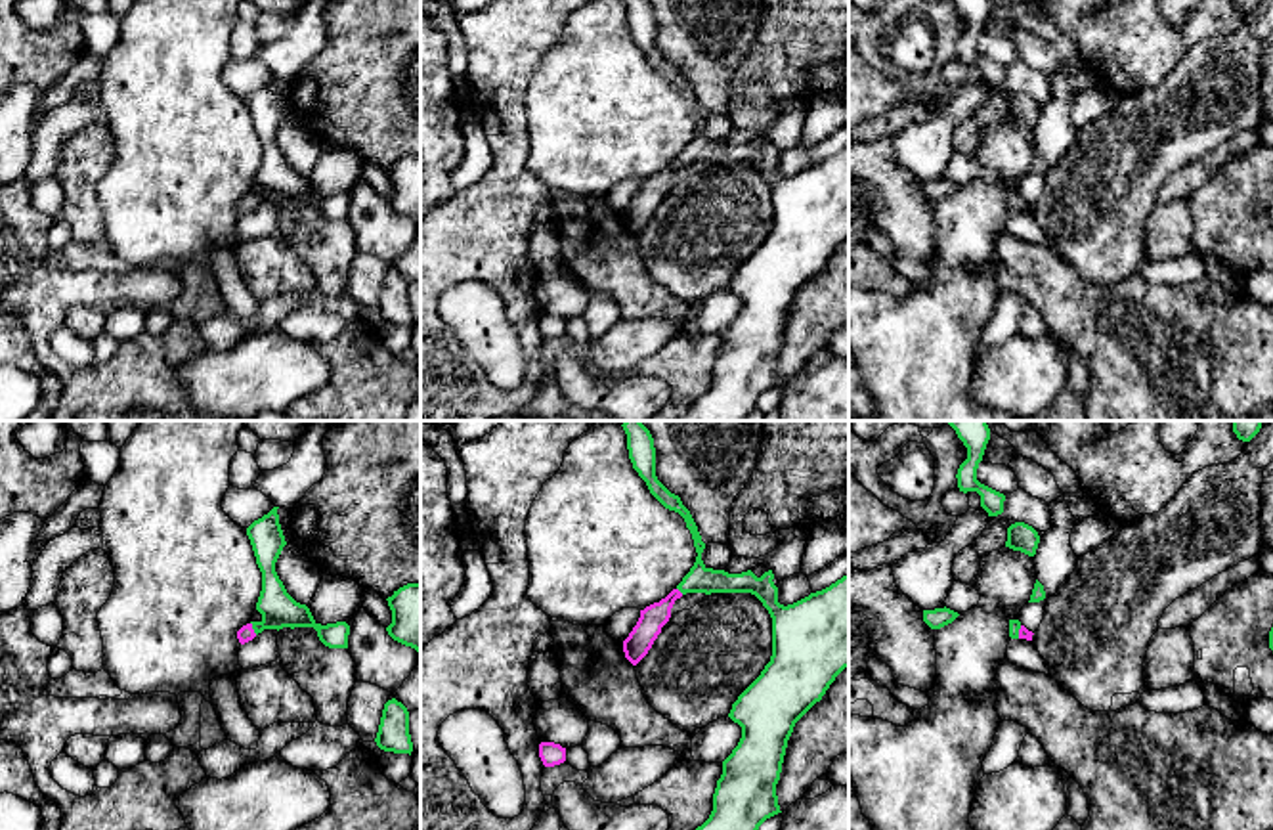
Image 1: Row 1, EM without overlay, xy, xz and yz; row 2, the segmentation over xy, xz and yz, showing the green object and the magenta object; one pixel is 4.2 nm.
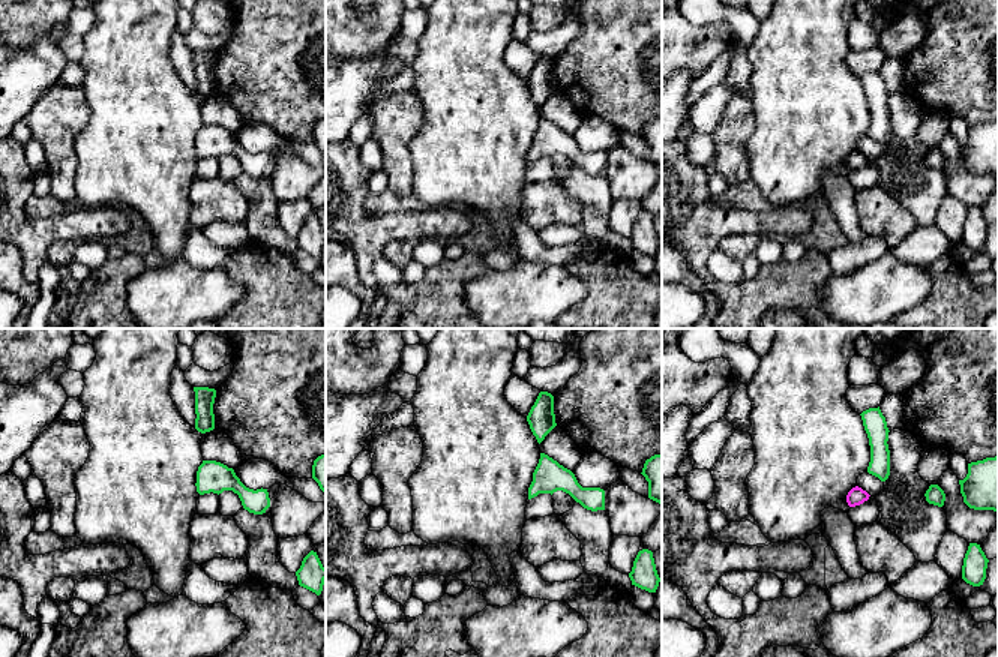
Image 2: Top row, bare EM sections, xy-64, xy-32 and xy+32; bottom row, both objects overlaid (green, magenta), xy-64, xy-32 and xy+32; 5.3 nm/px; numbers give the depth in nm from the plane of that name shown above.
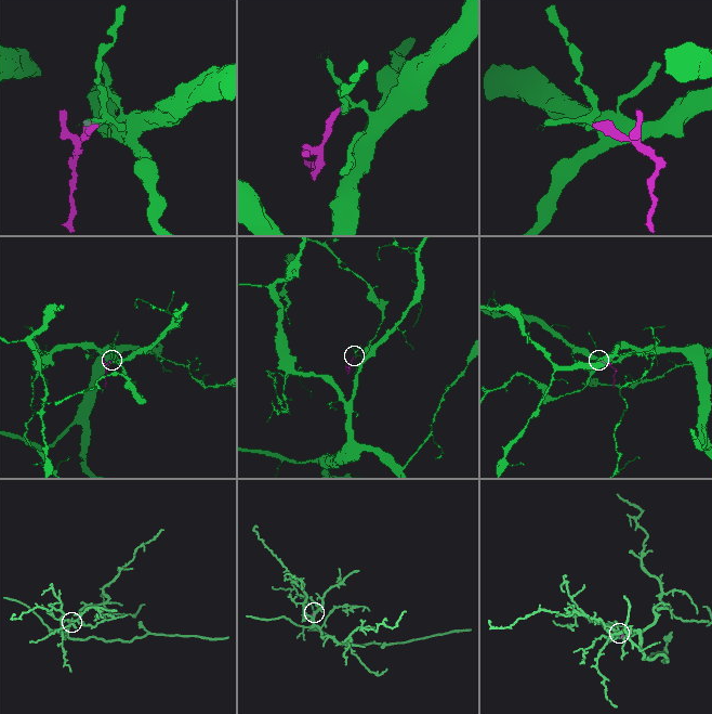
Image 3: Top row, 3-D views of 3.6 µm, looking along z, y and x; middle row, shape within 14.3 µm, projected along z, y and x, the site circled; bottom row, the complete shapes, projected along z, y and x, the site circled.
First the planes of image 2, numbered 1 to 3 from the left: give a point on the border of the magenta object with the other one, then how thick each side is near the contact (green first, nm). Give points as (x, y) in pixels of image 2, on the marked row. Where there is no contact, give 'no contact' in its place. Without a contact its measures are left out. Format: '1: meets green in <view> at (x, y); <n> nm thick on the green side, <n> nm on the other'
1: no contact
2: no contact
3: no contact

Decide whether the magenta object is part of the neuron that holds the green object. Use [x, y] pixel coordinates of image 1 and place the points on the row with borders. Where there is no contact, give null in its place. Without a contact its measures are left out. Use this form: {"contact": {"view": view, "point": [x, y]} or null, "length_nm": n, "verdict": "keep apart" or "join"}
{"contact": {"view": "xy", "point": [253, 628]}, "length_nm": 60, "verdict": "join"}

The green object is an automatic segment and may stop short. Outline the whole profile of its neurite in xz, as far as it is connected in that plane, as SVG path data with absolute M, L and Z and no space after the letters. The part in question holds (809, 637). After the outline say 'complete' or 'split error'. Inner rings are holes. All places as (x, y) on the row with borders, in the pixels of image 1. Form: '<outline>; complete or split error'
M625 421L627 449L633 469L646 482L650 493L669 511L679 513L692 534L696 547L696 562L682 581L659 602L640 610L640 618L629 637L623 641L625 658L636 666L652 648L661 627L671 618L677 599L686 593L751 593L772 618L772 656L761 675L738 696L728 717L742 727L742 738L732 754L723 761L723 775L713 794L713 811L709 819L696 830L759 830L759 826L782 813L776 796L788 740L795 723L822 700L835 677L849 667L849 574L830 587L810 593L793 602L778 602L778 587L772 570L757 578L751 570L728 574L724 570L707 568L701 560L705 543L690 511L680 497L671 493L656 476L656 448L650 430L640 421Z; split error

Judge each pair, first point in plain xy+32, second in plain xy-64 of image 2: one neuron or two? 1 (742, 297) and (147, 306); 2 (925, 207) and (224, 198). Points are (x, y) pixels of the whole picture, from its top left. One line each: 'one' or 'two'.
1: two
2: two

